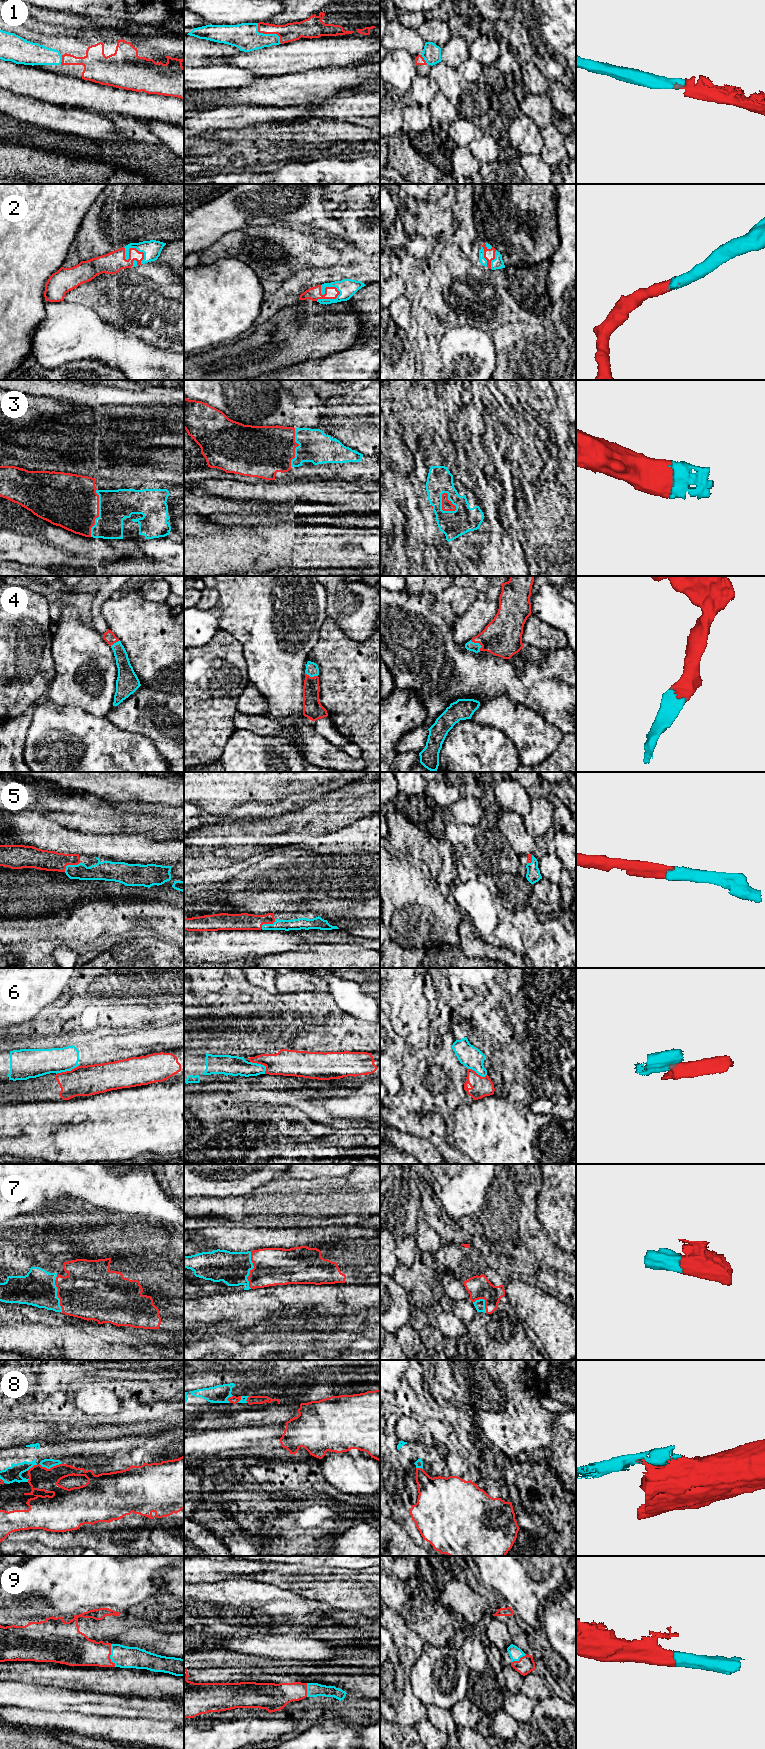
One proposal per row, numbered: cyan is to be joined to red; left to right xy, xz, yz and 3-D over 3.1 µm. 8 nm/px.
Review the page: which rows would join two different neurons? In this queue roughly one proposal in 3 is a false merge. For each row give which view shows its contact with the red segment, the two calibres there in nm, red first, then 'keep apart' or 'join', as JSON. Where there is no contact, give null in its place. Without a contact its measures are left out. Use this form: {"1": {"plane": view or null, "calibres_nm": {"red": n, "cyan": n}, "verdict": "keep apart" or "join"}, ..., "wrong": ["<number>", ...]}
{"1": {"plane": "xz", "calibres_nm": {"red": 150, "cyan": 220}, "verdict": "join"}, "2": {"plane": "xz", "calibres_nm": {"red": 110, "cyan": 140}, "verdict": "join"}, "3": {"plane": "yz", "calibres_nm": {"red": 90, "cyan": 220}, "verdict": "join"}, "4": {"plane": "yz", "calibres_nm": {"red": 320, "cyan": 80}, "verdict": "join"}, "5": {"plane": "xy", "calibres_nm": {"red": 160, "cyan": 140}, "verdict": "join"}, "6": {"plane": "xz", "calibres_nm": {"red": 220, "cyan": 160}, "verdict": "keep apart"}, "7": {"plane": "xy", "calibres_nm": {"red": 440, "cyan": 280}, "verdict": "join"}, "8": {"plane": "xy", "calibres_nm": {"red": 190, "cyan": 80}, "verdict": "keep apart"}, "9": {"plane": "xy", "calibres_nm": {"red": 240, "cyan": 180}, "verdict": "join"}, "wrong": ["6", "8"]}

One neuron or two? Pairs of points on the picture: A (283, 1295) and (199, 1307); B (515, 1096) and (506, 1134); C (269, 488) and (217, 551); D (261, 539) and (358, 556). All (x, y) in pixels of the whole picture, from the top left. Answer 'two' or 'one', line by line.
A: one
B: two
C: two
D: one

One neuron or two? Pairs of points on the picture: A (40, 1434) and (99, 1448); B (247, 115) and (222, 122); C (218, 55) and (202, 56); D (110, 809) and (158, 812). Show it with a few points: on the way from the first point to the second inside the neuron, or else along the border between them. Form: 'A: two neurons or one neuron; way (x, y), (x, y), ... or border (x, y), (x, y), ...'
A: two neurons; border (46, 1439), (23, 1445)
B: one neuron; way (241, 115), (228, 117)
C: one neuron; way (214, 55), (206, 55)
D: two neurons; border (112, 803), (123, 810), (145, 813)

